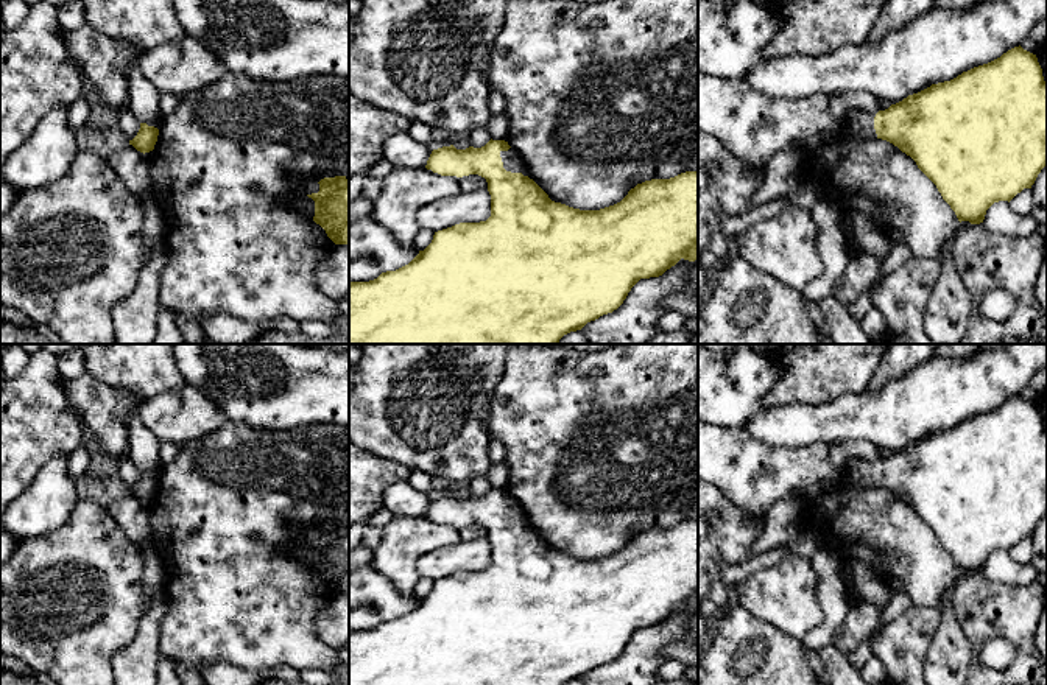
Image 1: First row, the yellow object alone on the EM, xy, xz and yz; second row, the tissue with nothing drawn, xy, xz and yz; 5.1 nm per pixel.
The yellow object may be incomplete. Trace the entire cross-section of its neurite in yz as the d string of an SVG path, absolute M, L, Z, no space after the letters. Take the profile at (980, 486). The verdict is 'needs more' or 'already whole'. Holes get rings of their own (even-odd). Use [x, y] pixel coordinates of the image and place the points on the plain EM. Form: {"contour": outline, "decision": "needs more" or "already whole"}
{"contour": "M1021 394L885 459L854 456L844 467L854 487L882 487L910 504L960 571L983 571L994 551L1010 551L1024 537L1031 537L1047 514L1047 431L1036 403Z", "decision": "needs more"}

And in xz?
{"contour": "M491 487L481 497L433 498L425 517L441 525L485 526L491 565L435 581L432 592L396 620L369 631L349 631L349 685L564 685L617 659L640 627L659 626L681 607L698 607L698 520L645 529L614 554L580 559L552 550L528 526L506 487Z", "decision": "needs more"}

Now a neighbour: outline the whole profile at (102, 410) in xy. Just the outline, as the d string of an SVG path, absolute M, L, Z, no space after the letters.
M89 372L64 381L64 389L84 437L93 437L118 462L128 456L128 411L142 400L129 391L98 381Z

